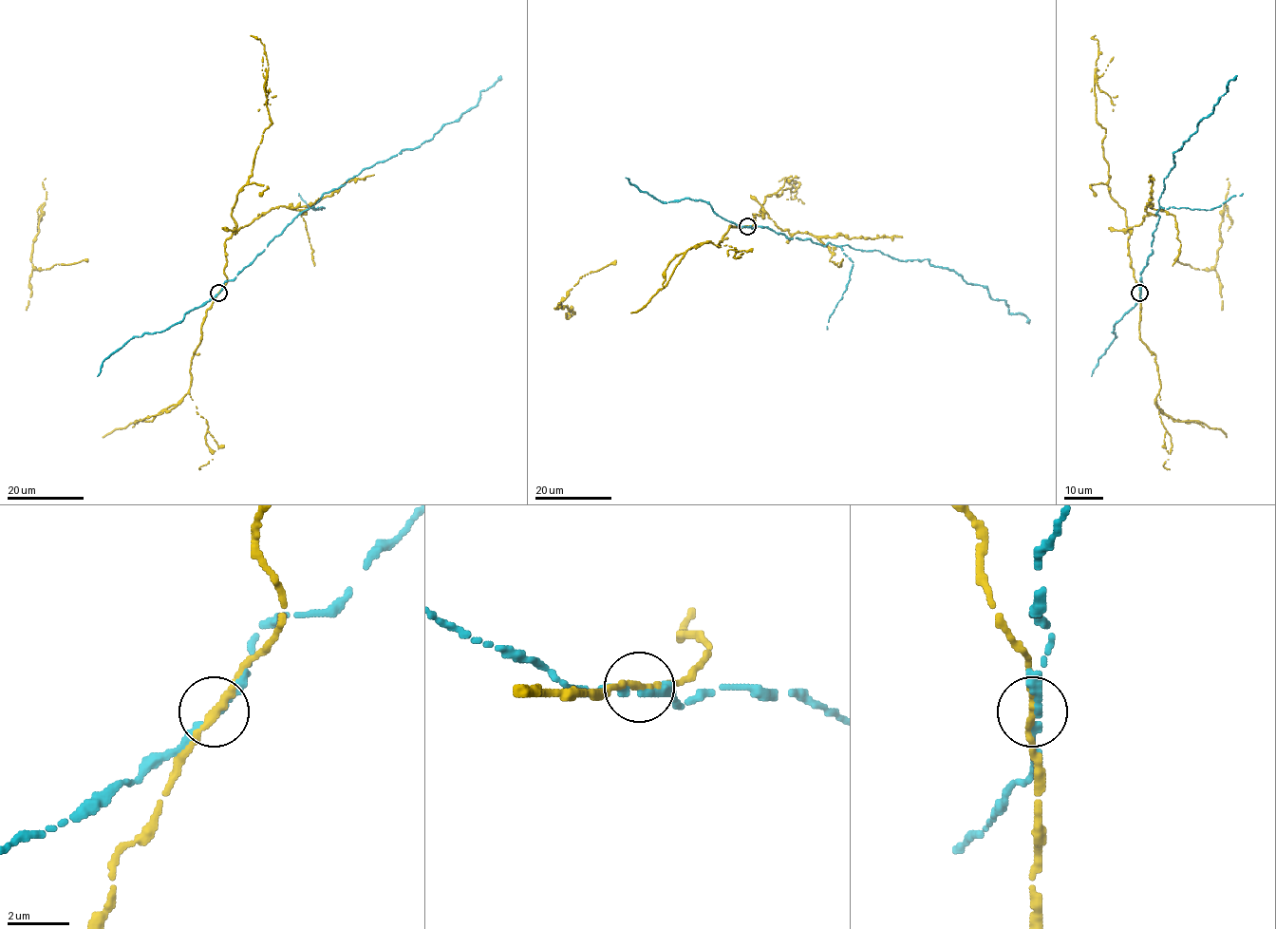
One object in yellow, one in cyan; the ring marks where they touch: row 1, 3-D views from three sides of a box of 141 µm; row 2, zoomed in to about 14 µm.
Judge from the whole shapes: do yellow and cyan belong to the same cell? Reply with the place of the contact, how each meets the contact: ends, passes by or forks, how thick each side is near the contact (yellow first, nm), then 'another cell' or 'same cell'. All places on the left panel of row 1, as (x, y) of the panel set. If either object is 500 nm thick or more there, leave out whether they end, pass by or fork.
at (218, 293); yellow passes by; cyan passes by; 220 nm thick on the yellow side, 240 nm on the other; another cell

